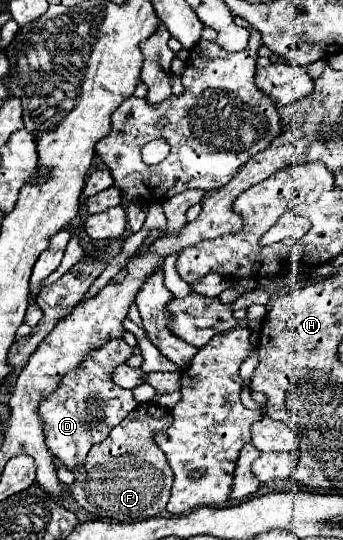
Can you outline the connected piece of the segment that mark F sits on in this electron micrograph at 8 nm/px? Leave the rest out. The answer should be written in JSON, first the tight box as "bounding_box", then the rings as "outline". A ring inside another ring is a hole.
{"bounding_box":[68,401,174,523],"outline":[[[154,401],[142,403],[126,417],[126,421],[122,421],[122,425],[116,425],[102,443],[94,445],[86,463],[72,471],[74,483],[68,491],[78,505],[96,517],[122,523],[164,515],[174,475],[164,453],[154,445],[152,433],[156,429],[166,429],[170,421],[170,409]]]}

